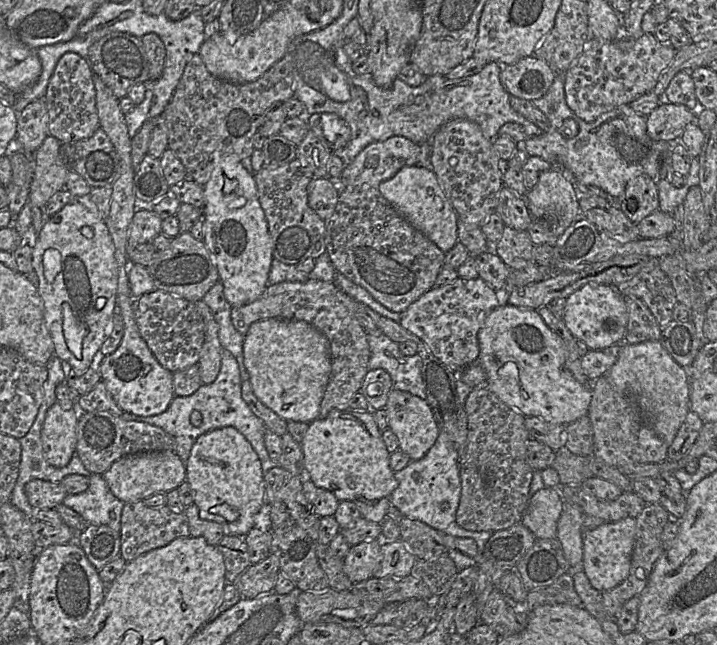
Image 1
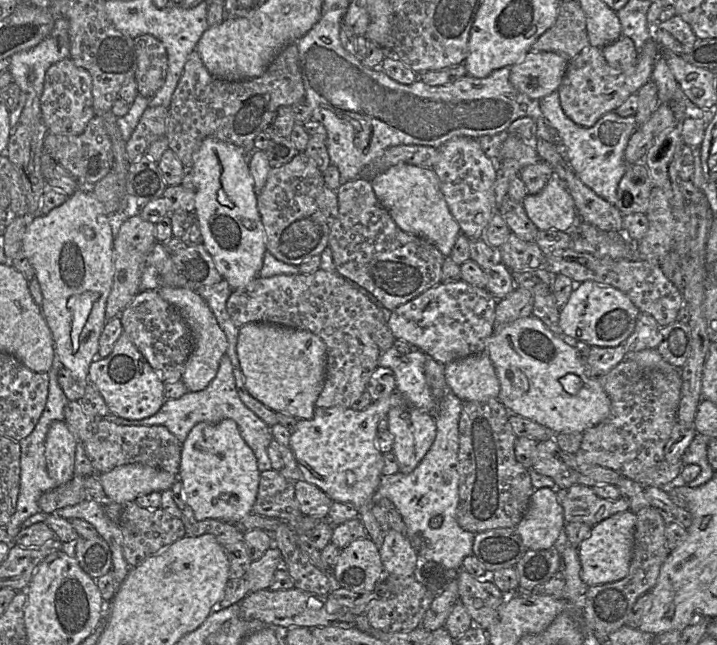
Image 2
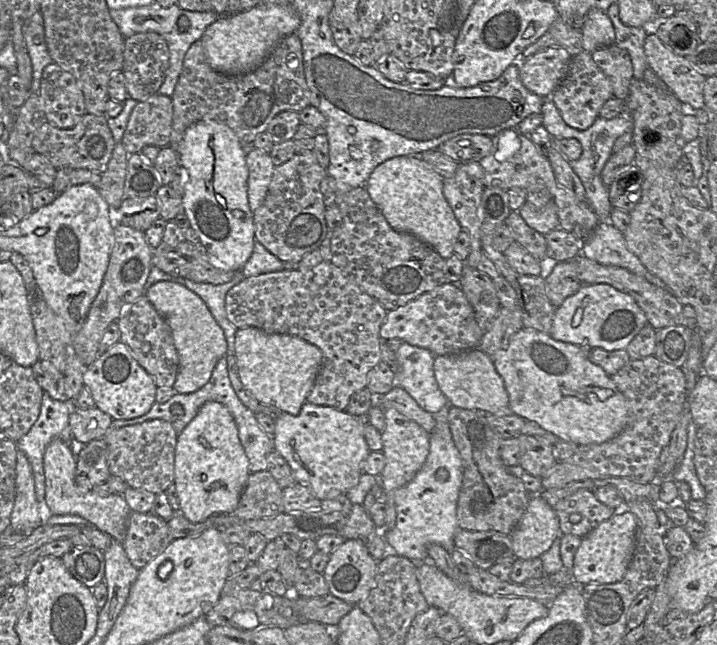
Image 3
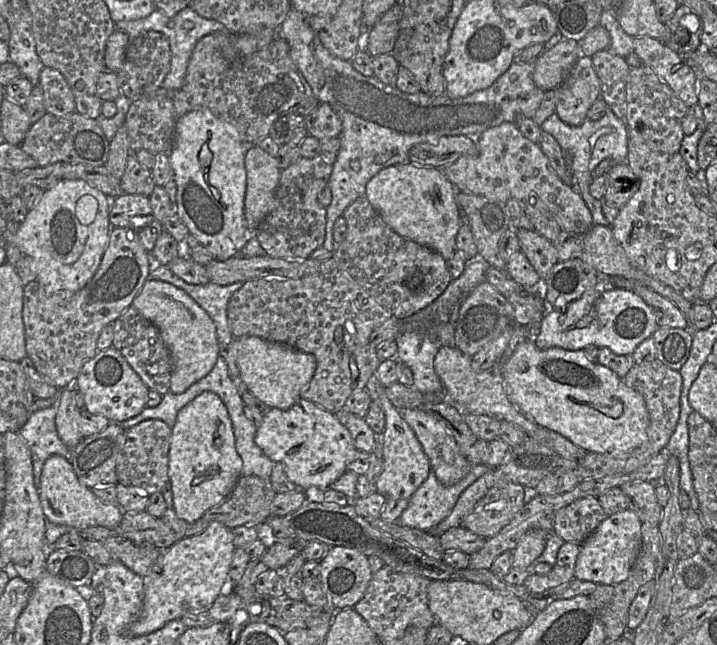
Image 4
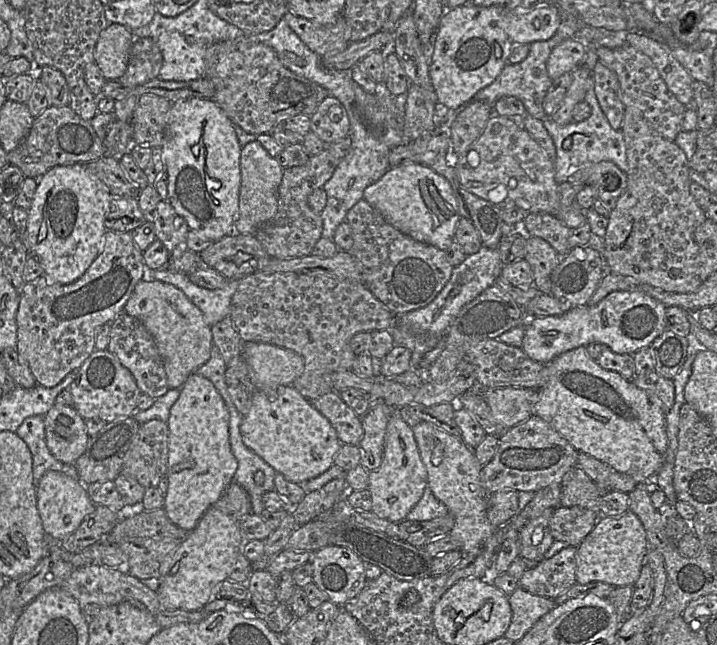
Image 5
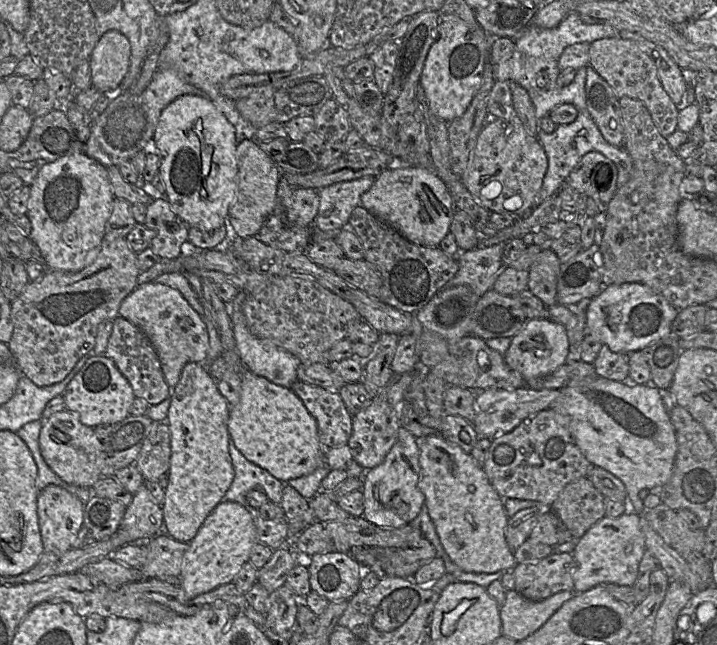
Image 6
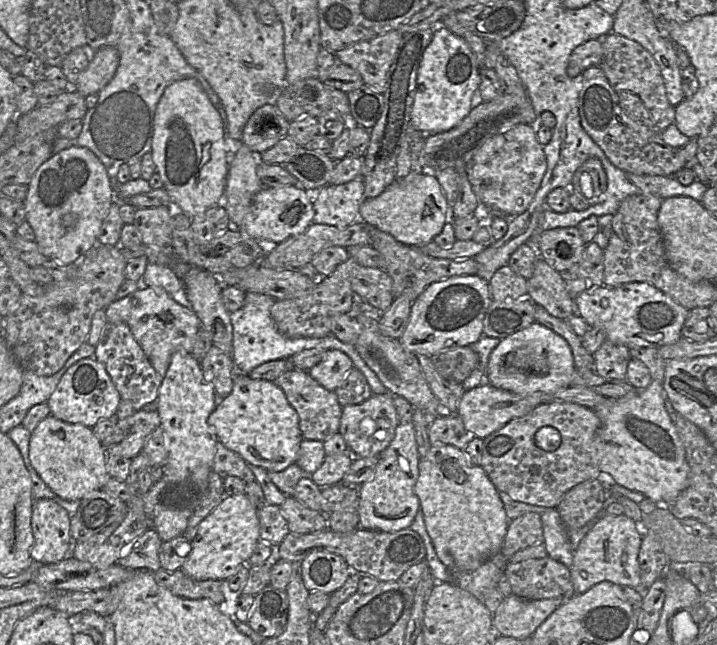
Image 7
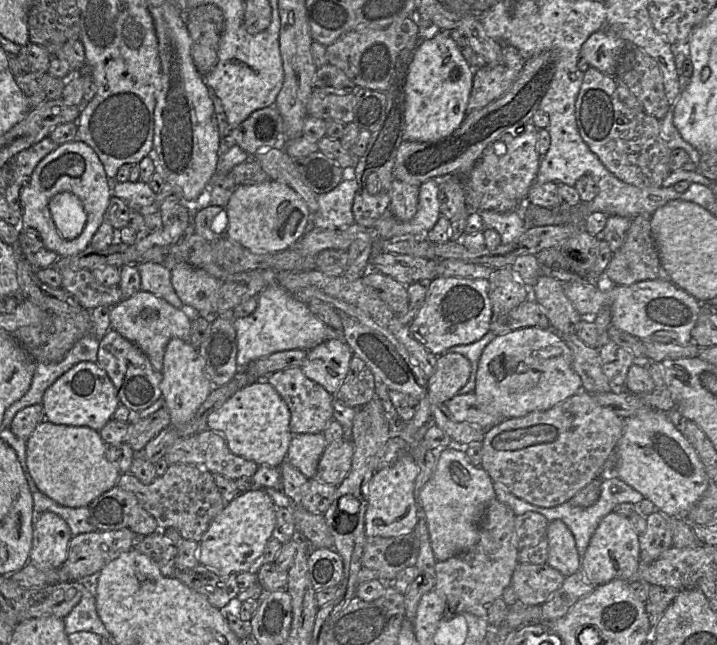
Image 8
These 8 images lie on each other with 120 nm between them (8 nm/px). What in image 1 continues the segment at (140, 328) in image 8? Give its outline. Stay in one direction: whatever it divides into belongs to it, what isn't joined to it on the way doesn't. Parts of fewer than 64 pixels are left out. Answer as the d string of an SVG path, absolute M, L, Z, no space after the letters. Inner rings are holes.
M203 300L195 302L206 327L205 340L200 351L198 367L203 384L210 384L217 378L222 361L222 345L219 340L219 326L212 311Z

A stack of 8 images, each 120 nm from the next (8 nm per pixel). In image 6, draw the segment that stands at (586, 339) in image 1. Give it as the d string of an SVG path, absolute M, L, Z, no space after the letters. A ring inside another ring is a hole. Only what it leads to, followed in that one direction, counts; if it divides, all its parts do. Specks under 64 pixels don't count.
M640 283L602 287L587 308L587 335L593 336L615 353L631 354L672 335L672 323L678 314L663 296ZM549 318L528 320L524 328L511 338L511 344L503 356L507 365L519 372L525 380L535 380L550 374L568 360L567 329Z

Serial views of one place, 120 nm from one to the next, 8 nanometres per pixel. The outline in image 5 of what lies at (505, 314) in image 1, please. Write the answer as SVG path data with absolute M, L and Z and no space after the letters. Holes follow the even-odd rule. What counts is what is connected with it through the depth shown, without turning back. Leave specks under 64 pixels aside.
M586 348L564 352L549 365L549 380L537 390L538 401L533 414L548 422L578 452L585 453L620 473L641 473L645 479L654 479L663 465L667 450L665 414L659 398L637 387L614 371L603 369L587 354Z

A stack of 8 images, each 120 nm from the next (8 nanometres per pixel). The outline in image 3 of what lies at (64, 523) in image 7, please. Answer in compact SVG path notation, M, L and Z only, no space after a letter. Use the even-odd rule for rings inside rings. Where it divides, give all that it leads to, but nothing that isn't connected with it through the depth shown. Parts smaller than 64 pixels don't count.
M59 438L53 439L44 453L45 515L78 515L90 525L108 534L119 542L123 542L127 532L127 522L131 510L122 494L110 494L100 497L92 490L82 490L75 481L76 456L69 443Z

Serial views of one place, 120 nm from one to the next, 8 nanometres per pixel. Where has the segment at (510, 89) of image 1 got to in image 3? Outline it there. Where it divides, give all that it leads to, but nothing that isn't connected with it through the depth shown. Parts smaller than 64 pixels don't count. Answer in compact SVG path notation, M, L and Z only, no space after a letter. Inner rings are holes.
M548 47L520 58L520 80L530 92L549 98L564 78L571 59L570 53L560 47Z

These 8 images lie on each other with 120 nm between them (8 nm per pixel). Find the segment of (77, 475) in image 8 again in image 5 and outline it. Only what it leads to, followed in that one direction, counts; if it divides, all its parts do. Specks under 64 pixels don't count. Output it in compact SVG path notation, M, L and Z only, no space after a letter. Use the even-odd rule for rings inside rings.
M54 404L44 416L44 424L51 454L62 463L74 464L88 445L85 420L73 407Z

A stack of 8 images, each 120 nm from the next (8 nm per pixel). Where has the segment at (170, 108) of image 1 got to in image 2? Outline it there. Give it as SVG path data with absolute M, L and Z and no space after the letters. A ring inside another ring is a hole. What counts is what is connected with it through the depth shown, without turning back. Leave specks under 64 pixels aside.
M296 42L289 43L270 63L267 70L258 78L244 81L225 81L212 76L205 67L199 53L194 50L185 63L182 76L173 93L168 110L166 138L169 148L176 154L183 166L191 166L194 154L204 139L212 137L230 143L249 153L255 150L254 140L270 123L281 106L293 106L305 101L305 87L299 67L299 52Z

